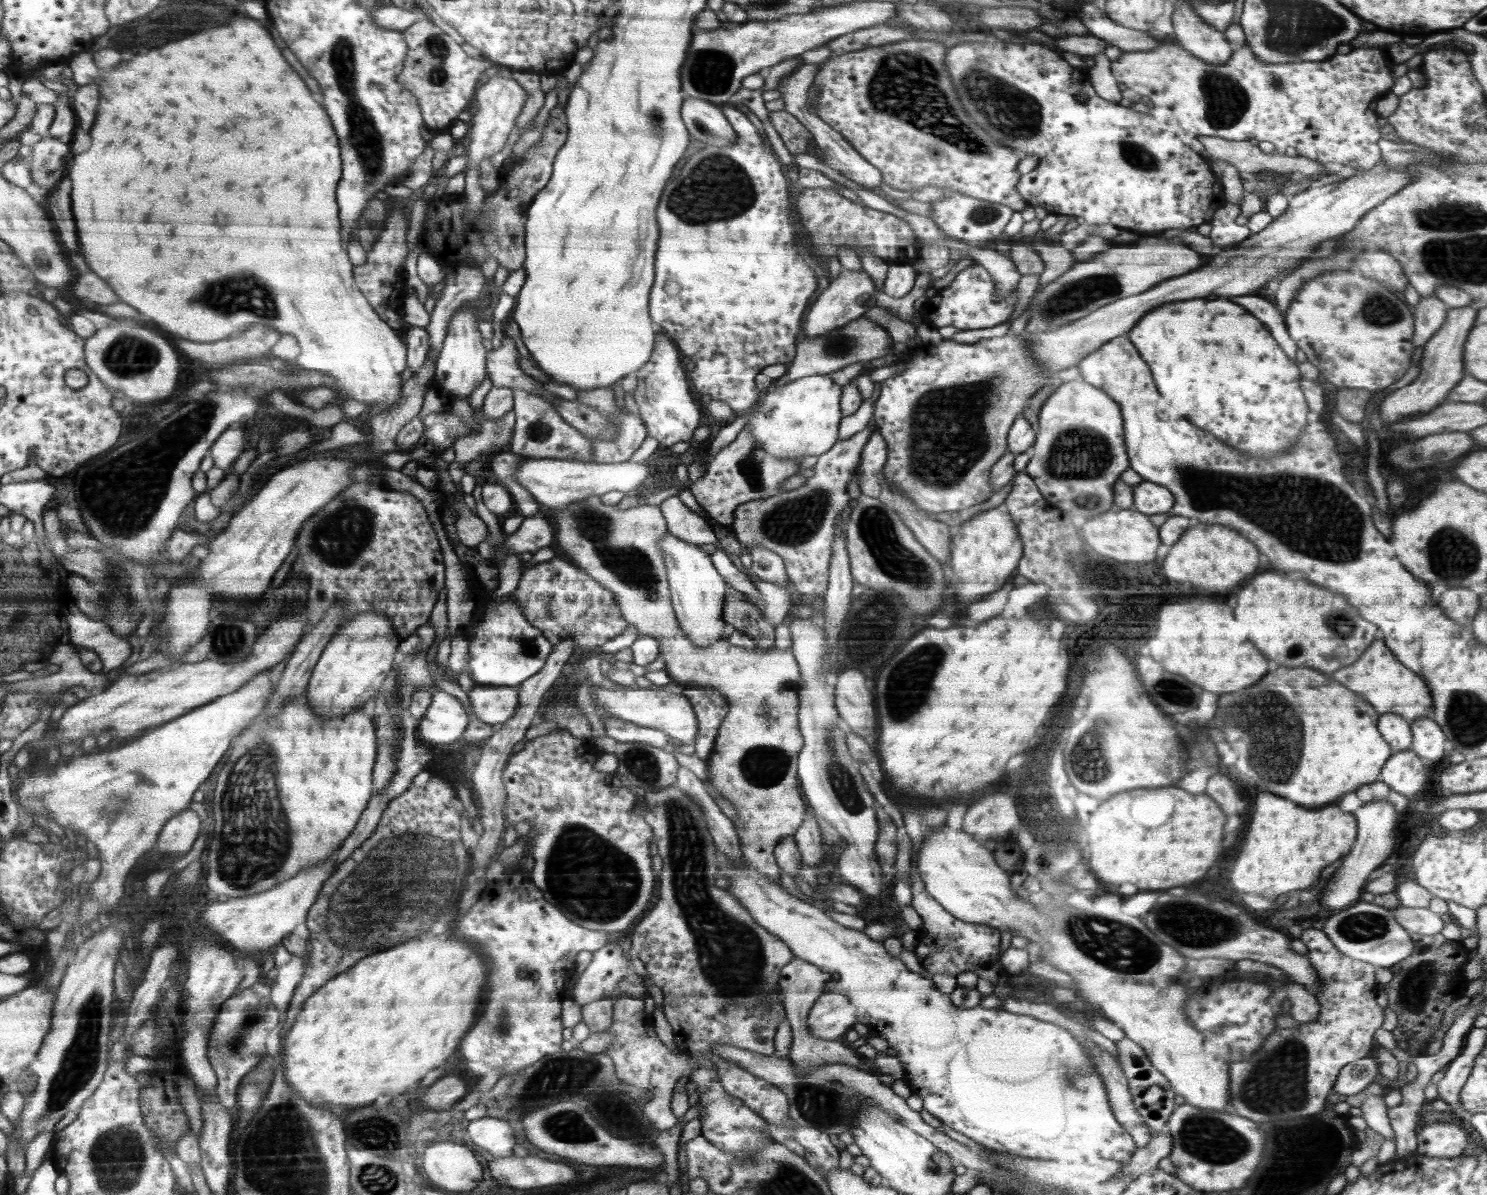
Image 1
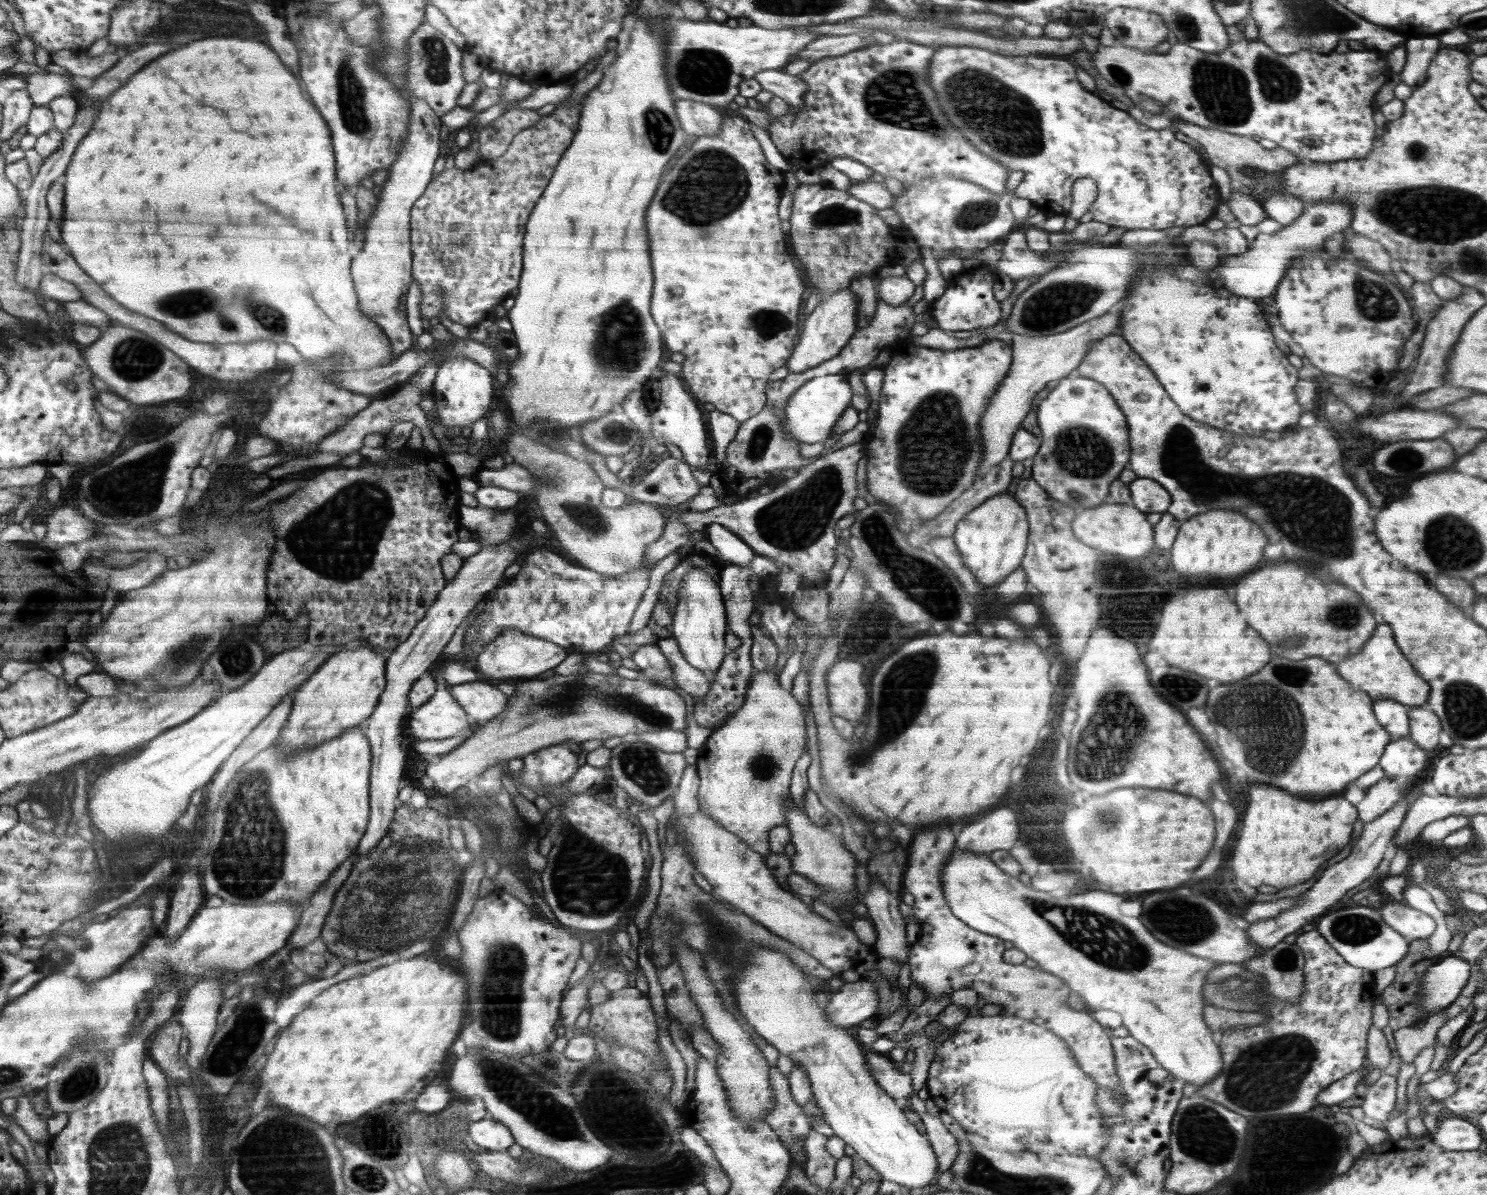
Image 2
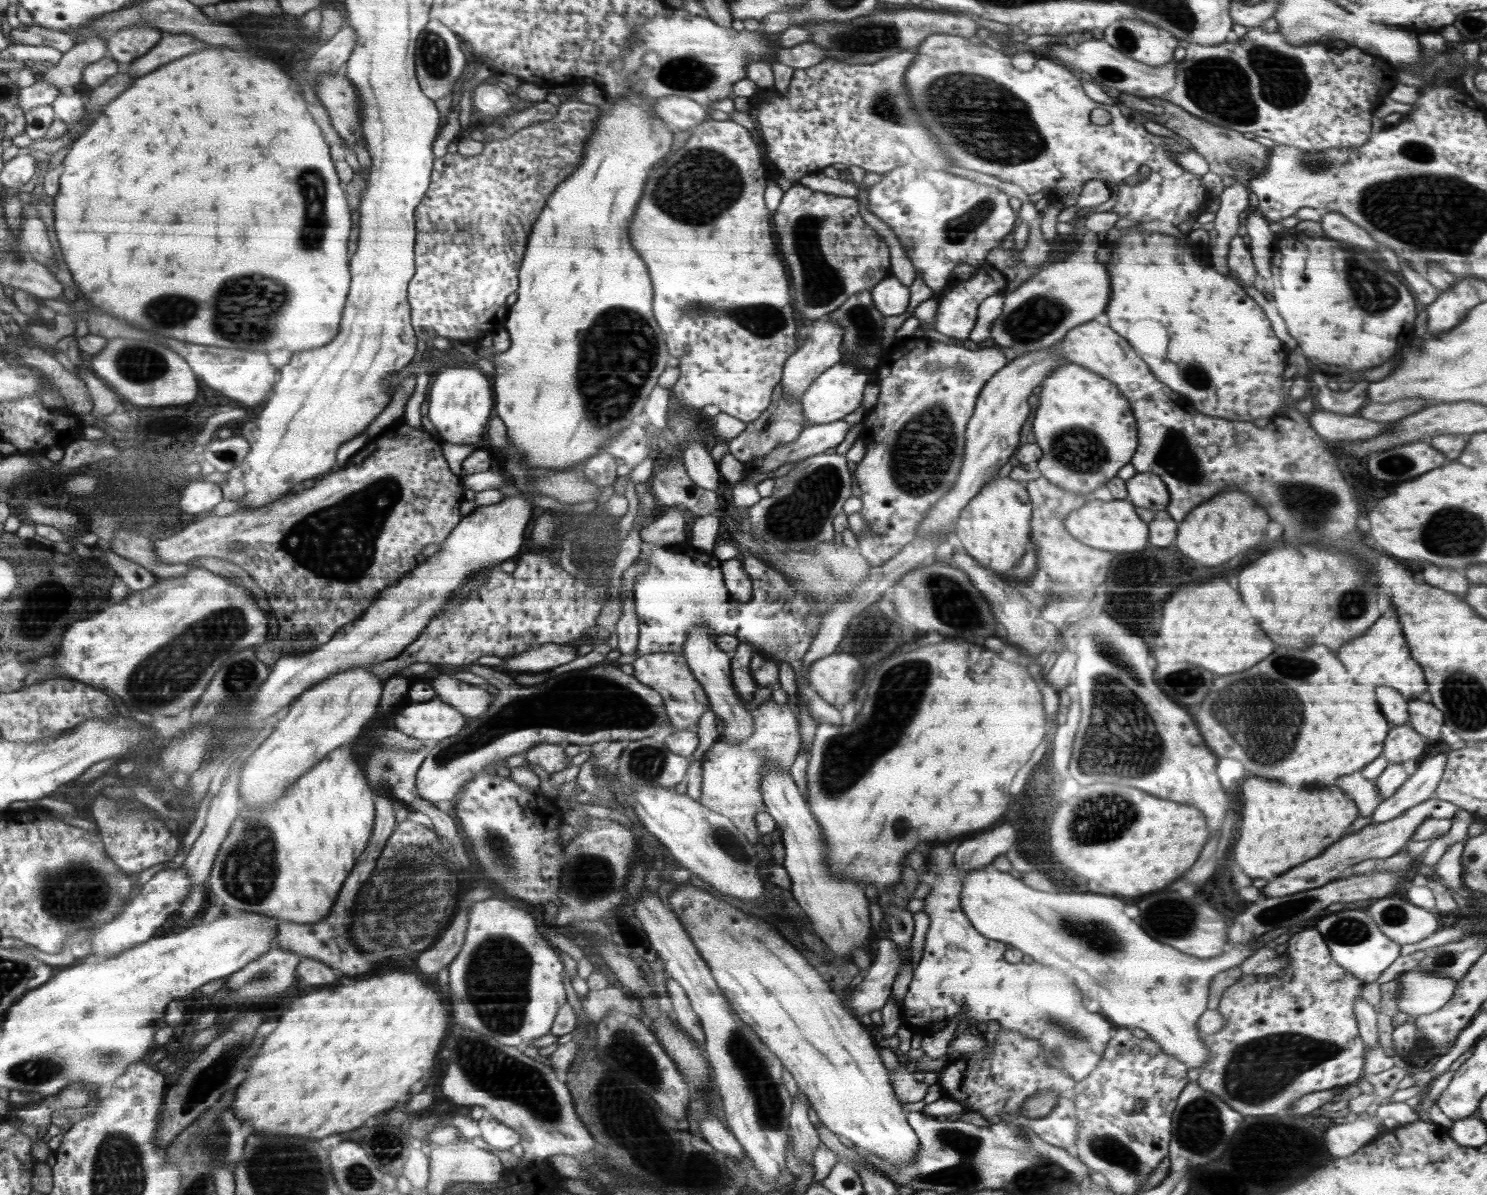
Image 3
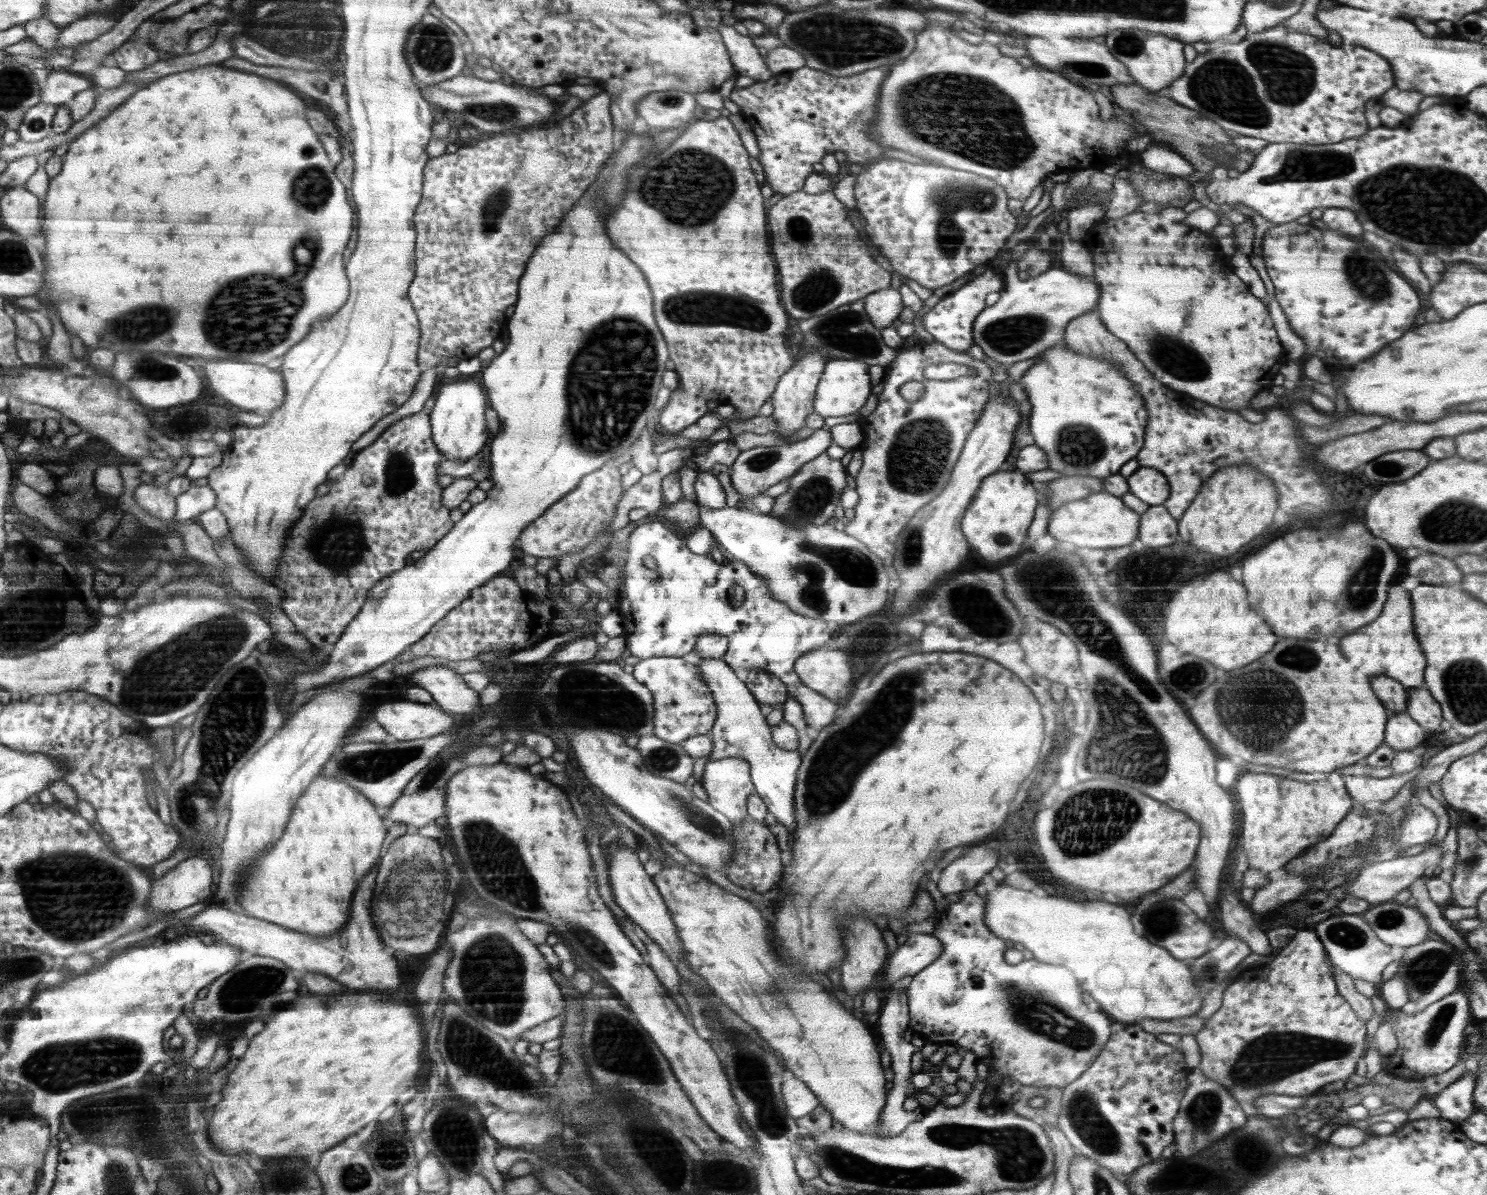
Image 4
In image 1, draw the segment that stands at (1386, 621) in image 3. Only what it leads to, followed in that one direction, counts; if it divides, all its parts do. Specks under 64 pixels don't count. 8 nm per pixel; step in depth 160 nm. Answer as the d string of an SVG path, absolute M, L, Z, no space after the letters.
M1376 639L1368 650L1358 658L1358 662L1336 670L1334 680L1342 682L1348 690L1362 694L1380 714L1396 714L1409 722L1418 718L1426 718L1434 710L1430 689L1412 670L1396 660L1396 656L1386 646L1384 639Z

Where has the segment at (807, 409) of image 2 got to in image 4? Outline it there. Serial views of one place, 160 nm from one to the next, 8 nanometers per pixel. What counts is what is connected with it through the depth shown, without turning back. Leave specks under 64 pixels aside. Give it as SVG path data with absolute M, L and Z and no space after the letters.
M846 358L828 361L815 395L816 412L824 418L852 415L867 404L866 400L869 400L870 392L872 392L872 384L870 384L866 362Z

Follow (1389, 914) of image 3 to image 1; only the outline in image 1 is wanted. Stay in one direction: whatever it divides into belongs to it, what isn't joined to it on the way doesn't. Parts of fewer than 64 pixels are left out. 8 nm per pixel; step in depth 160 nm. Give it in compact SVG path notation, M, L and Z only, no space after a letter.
M1396 907L1392 909L1392 916L1396 922L1413 936L1433 935L1440 933L1448 920L1426 908Z

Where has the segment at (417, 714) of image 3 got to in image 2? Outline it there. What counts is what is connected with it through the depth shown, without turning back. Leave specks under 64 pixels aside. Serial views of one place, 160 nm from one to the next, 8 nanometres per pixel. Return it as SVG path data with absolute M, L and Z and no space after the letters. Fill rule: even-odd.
M440 666L434 673L437 690L420 708L411 710L408 716L408 734L420 740L444 740L463 734L468 726L463 706L449 692ZM460 732L460 734L456 734Z

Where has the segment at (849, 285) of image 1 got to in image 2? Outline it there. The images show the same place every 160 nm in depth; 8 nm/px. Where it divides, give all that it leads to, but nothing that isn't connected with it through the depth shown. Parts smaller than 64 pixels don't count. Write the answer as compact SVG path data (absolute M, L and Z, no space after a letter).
M843 288L827 296L804 321L804 336L795 346L794 354L785 364L788 372L796 374L809 368L819 366L827 360L835 358L847 346L852 336L858 331L859 300L849 288Z

